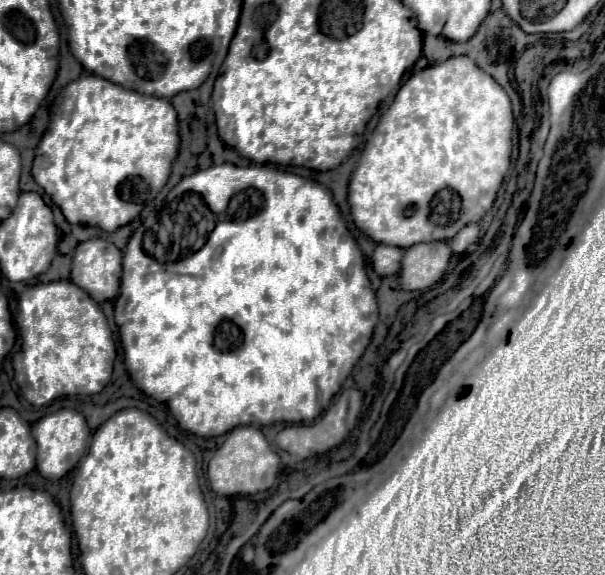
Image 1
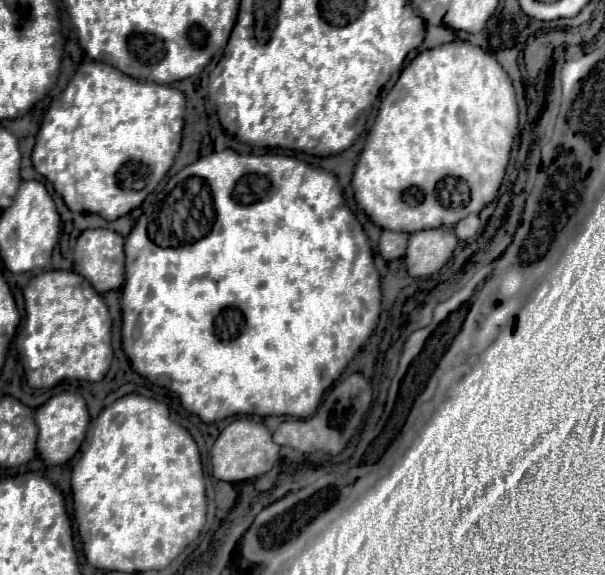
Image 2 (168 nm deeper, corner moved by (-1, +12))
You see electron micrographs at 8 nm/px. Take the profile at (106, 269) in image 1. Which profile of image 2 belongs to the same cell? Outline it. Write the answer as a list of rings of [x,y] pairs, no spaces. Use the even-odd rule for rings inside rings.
[[[85,230],[77,238],[75,246],[75,264],[73,270],[79,272],[99,294],[109,290],[119,290],[123,286],[125,274],[125,252],[123,252],[123,236],[113,230]]]

